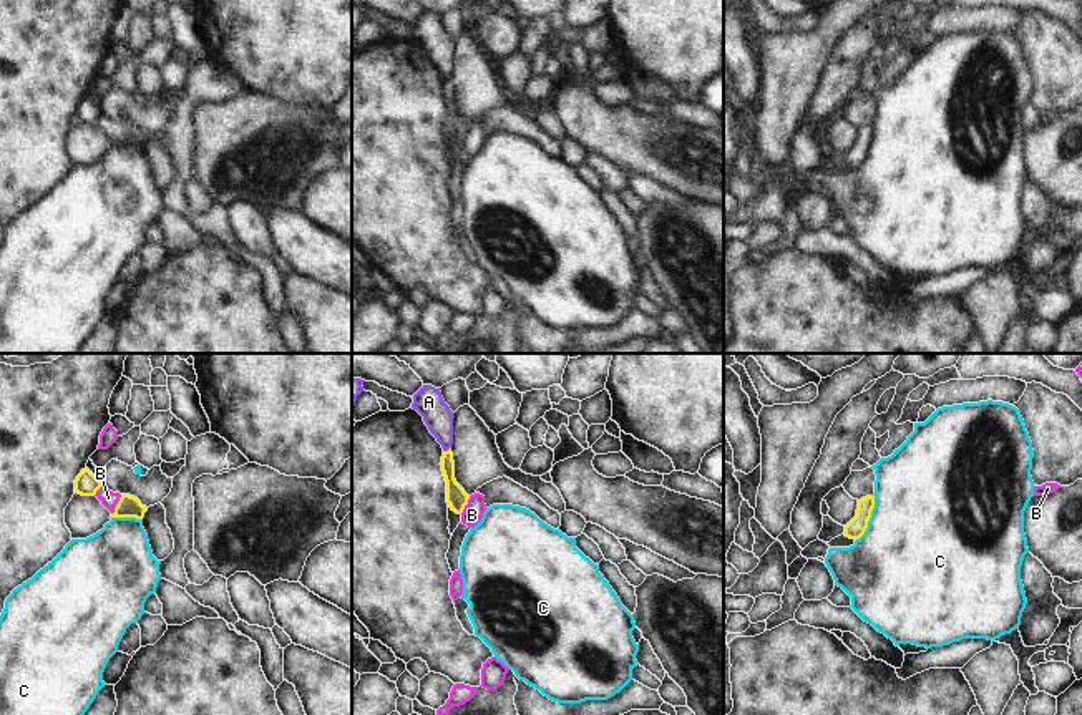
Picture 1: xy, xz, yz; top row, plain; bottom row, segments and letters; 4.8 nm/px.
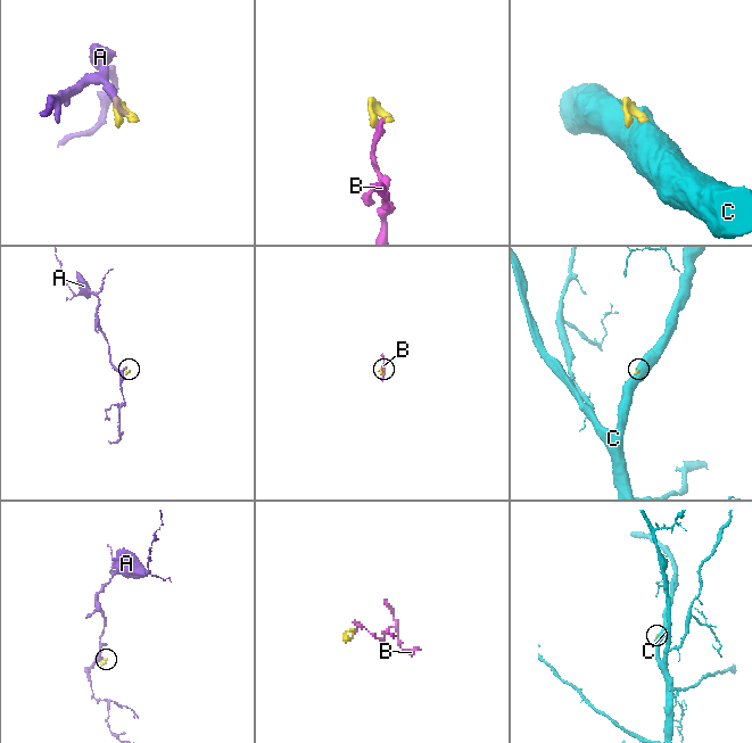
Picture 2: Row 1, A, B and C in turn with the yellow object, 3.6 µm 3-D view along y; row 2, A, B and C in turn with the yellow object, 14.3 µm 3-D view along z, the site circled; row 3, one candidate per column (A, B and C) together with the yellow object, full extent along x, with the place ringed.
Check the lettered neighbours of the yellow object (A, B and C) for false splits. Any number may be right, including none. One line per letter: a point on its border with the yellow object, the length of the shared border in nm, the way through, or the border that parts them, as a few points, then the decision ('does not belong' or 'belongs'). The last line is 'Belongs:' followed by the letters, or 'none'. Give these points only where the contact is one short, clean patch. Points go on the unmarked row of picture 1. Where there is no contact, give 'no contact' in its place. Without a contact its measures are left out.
A: meets yellow in xz at (445, 80); contact 40 nm long; border along xz (448, 77), (443, 80); does not belong
B: meets yellow in xy at (116, 133); contact 120 nm long; runs through xy (128, 135), (116, 133), (108, 126); belongs
C: meets yellow in yz at (870, 145); contact 240 nm long; border along yz (873, 123), (868, 155), (855, 170); does not belong
Belongs: B

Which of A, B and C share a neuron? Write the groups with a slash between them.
A / B / C

